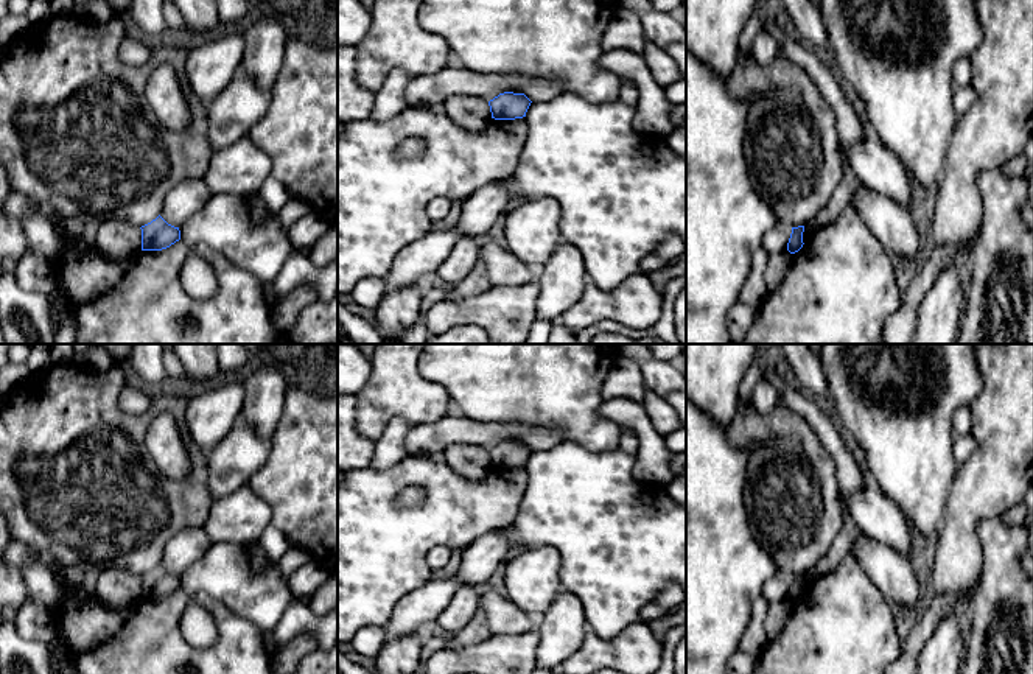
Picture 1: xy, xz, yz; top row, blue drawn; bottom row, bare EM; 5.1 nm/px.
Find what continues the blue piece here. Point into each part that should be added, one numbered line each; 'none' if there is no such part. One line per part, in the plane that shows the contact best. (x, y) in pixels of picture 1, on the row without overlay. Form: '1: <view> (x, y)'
none

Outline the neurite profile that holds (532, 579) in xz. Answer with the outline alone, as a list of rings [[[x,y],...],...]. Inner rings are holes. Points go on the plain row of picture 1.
[[[552,546],[526,548],[501,568],[507,598],[540,618],[562,593],[560,556]]]

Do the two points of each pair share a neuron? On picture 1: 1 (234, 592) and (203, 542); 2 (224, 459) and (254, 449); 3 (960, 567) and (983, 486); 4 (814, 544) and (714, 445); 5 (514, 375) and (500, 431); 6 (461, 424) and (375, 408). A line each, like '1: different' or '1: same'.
1: same
2: same
3: same
4: different
5: different
6: different

